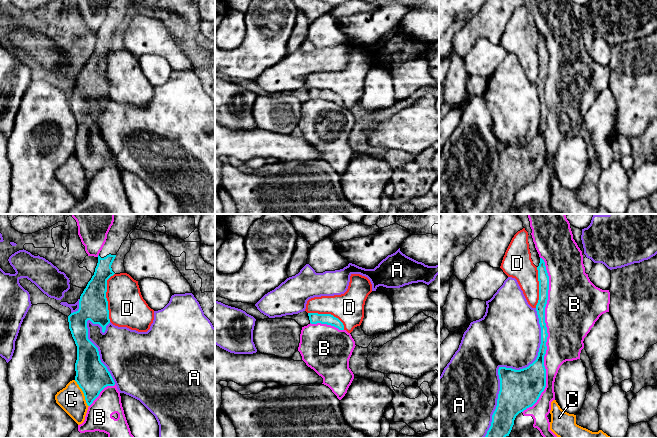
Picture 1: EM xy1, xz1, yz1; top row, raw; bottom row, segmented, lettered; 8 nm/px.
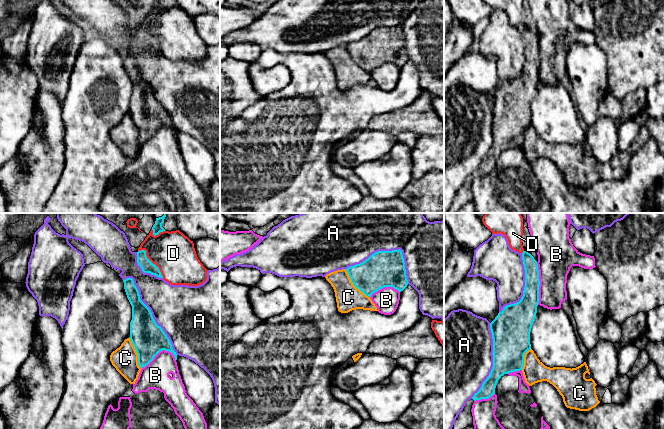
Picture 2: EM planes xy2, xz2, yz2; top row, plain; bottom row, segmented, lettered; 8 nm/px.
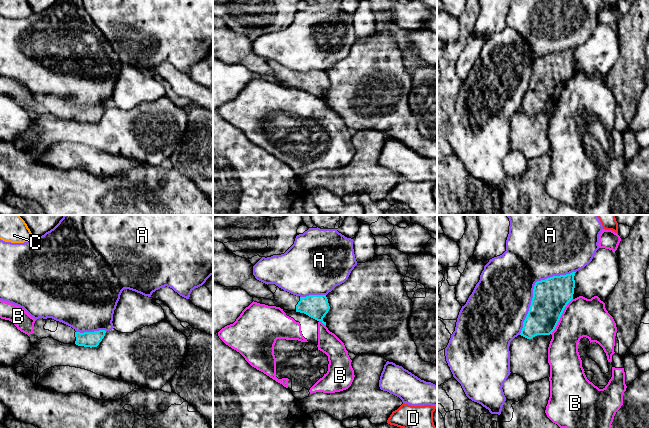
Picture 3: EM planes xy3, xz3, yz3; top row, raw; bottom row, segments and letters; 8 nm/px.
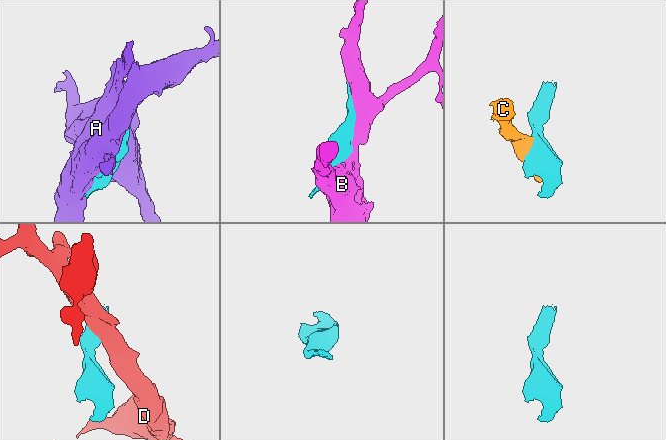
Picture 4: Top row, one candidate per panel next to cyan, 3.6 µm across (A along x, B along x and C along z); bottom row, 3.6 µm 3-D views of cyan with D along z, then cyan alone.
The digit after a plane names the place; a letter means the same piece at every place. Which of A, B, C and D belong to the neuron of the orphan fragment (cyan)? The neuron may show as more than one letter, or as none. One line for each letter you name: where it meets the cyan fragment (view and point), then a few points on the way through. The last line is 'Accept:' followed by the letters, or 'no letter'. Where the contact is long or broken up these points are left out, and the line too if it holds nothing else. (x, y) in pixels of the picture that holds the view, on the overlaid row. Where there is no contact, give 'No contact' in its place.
Accept: no letter

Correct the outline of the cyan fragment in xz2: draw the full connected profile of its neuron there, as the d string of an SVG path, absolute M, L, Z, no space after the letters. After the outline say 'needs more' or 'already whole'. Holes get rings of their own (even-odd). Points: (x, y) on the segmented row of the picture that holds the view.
M378 251L360 264L345 269L353 285L366 296L384 287L403 291L408 280L402 251Z; already whole

